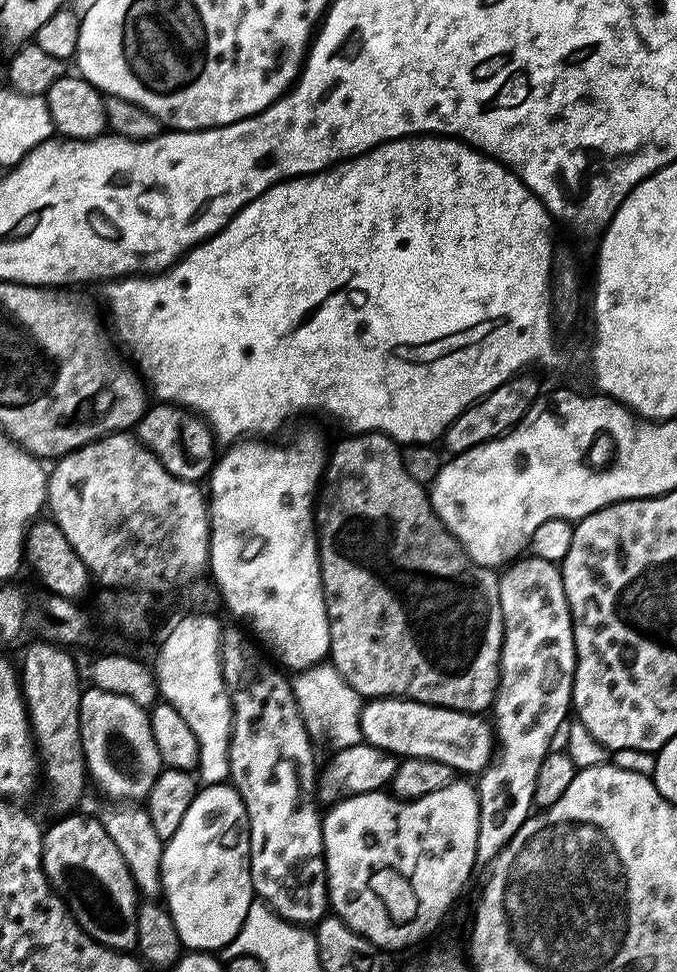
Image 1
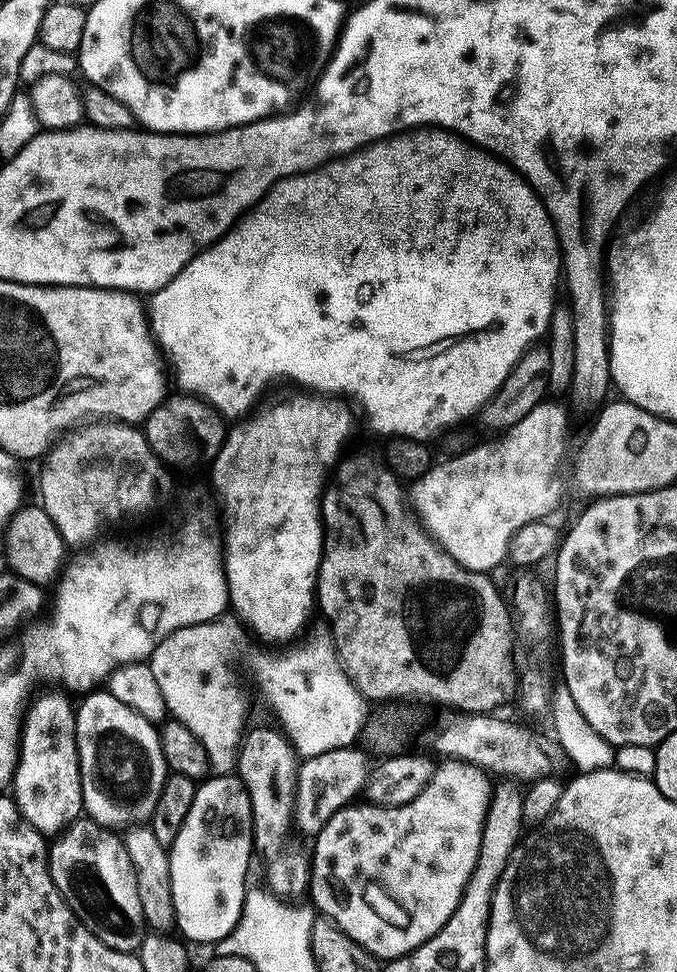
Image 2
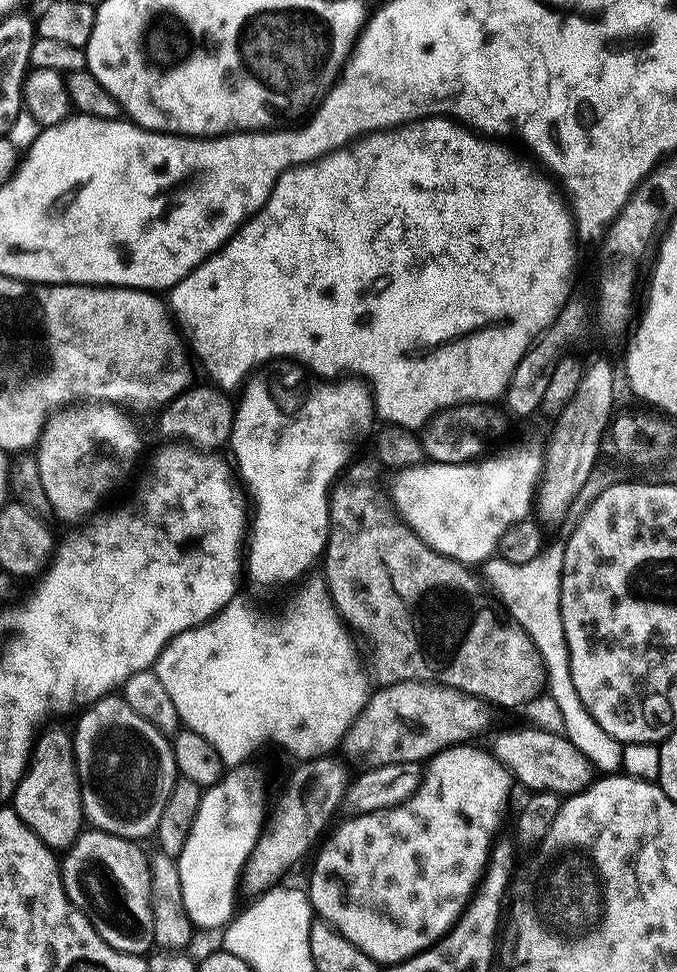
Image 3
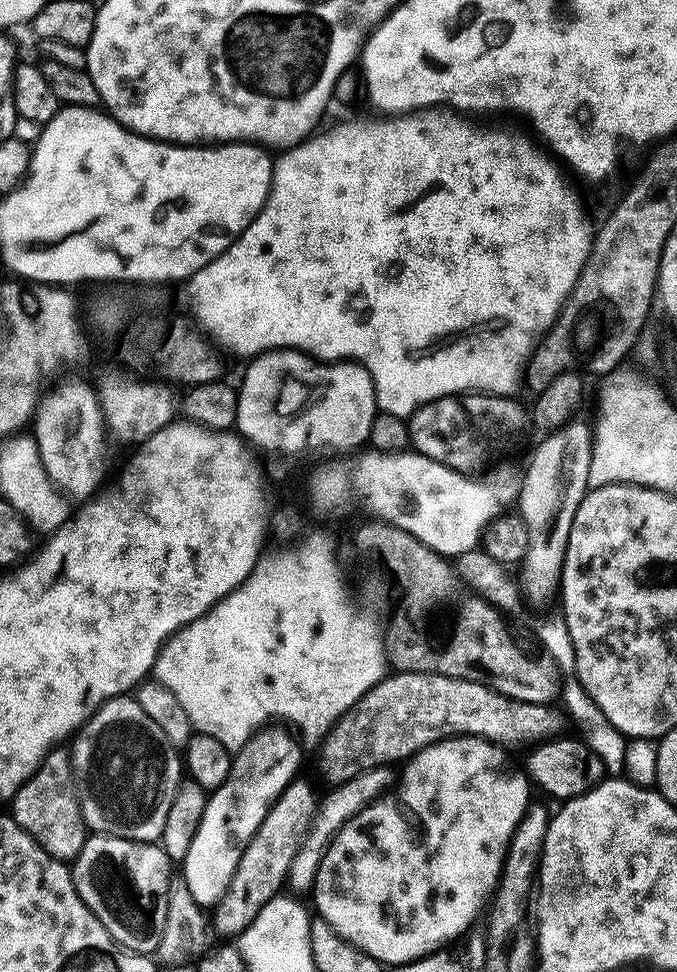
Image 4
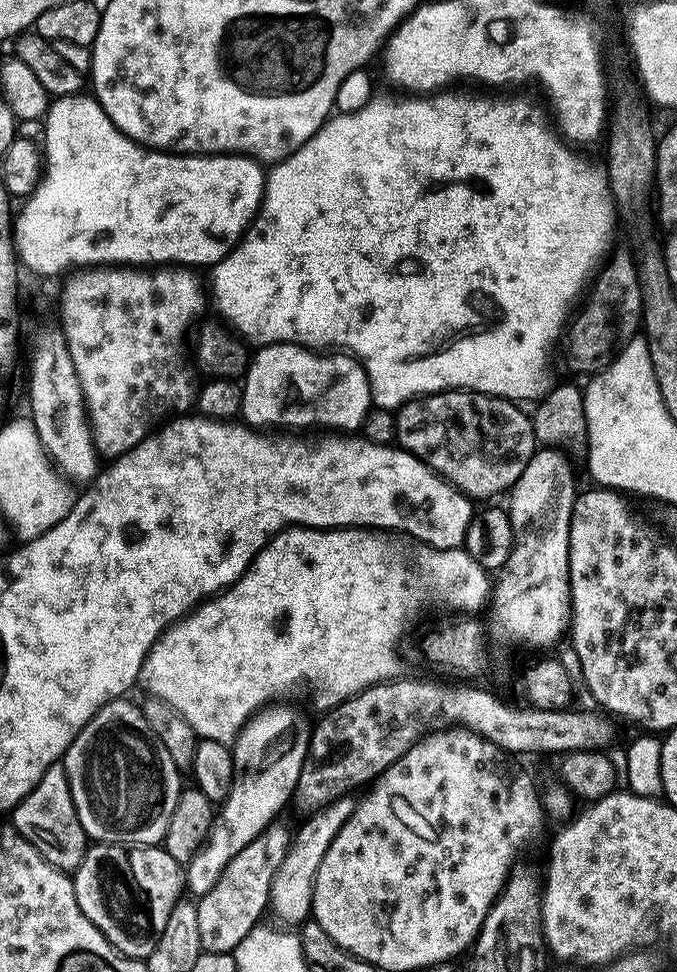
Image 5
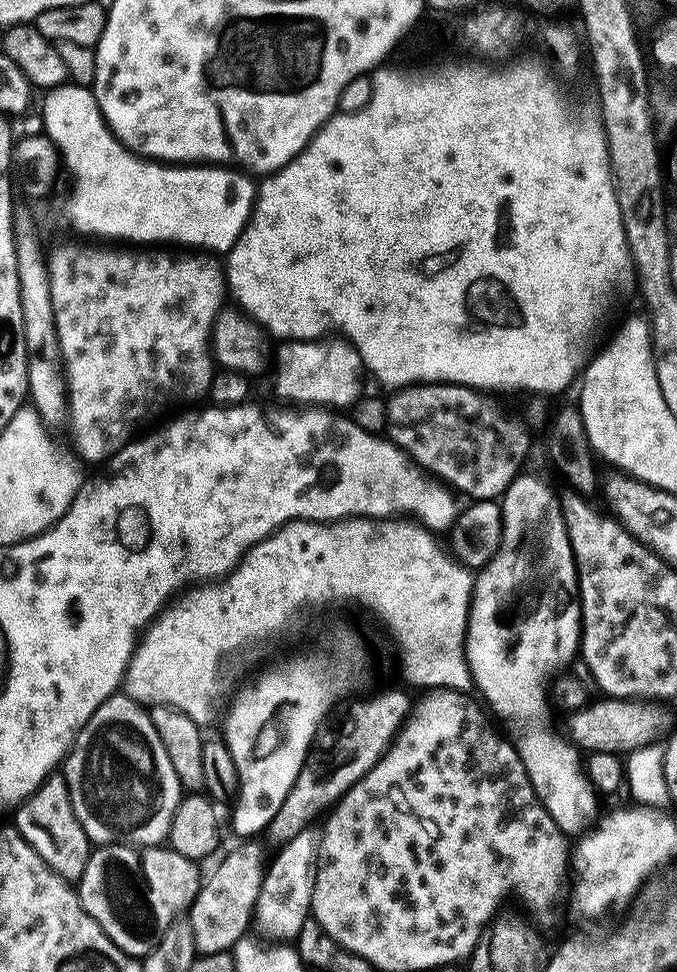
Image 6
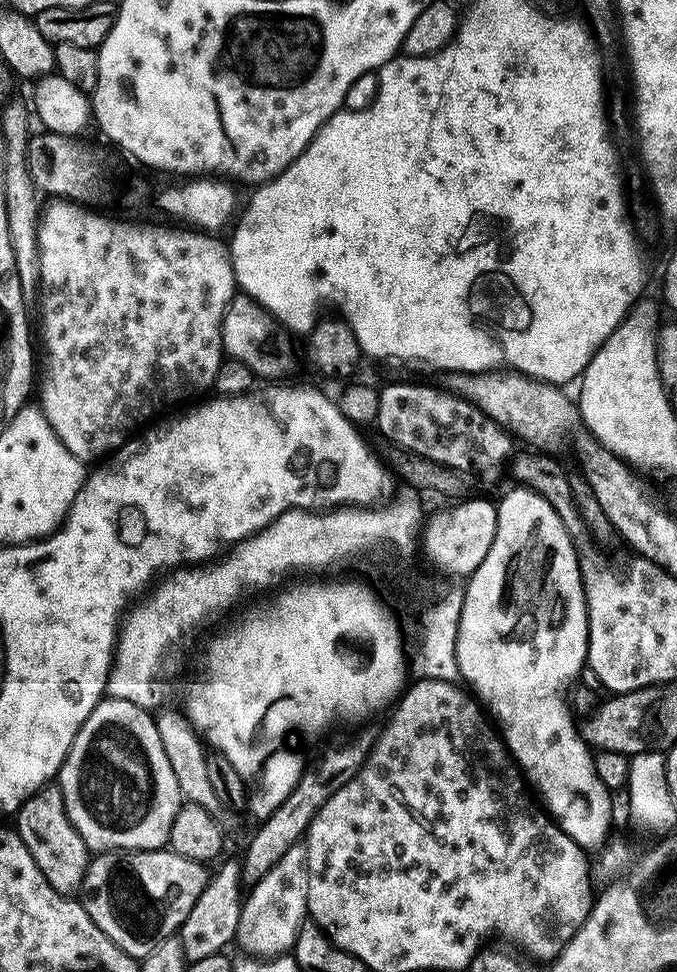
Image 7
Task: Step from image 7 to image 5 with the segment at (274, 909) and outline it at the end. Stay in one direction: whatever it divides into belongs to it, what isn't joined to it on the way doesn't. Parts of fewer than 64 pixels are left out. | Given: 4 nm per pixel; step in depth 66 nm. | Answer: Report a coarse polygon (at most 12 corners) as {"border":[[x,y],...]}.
{"border":[[358,803],[313,811],[273,878],[271,905],[297,921],[312,911],[316,871]]}

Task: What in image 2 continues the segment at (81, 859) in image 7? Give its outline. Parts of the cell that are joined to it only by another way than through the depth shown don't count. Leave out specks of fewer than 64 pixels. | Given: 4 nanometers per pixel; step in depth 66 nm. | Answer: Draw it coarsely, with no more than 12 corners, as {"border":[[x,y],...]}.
{"border":[[44,692],[22,716],[11,795],[48,838],[84,812],[76,708]]}

